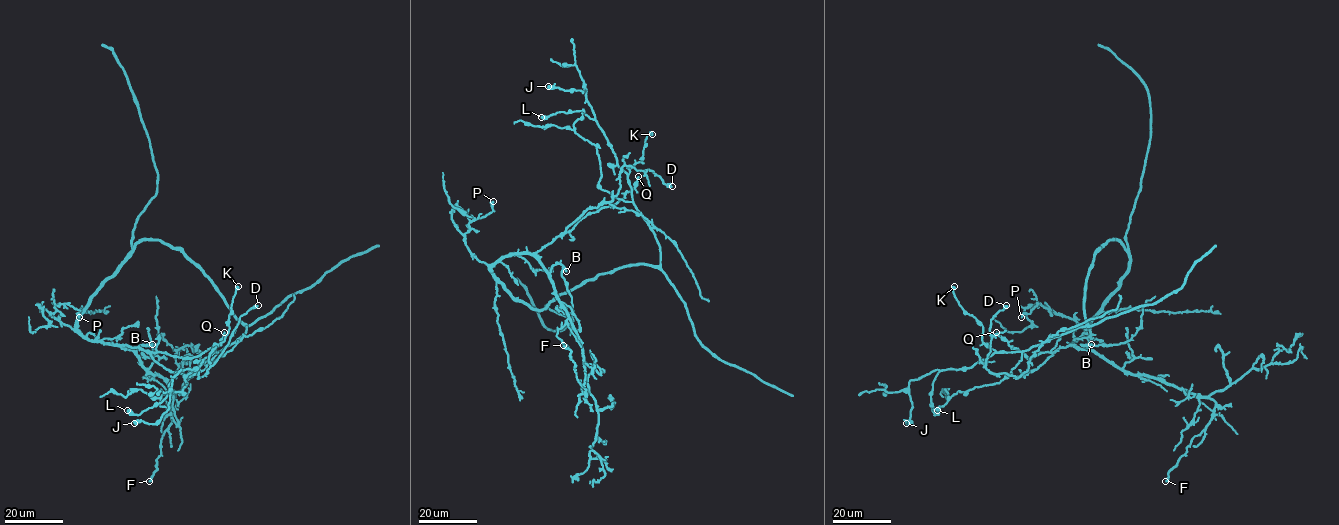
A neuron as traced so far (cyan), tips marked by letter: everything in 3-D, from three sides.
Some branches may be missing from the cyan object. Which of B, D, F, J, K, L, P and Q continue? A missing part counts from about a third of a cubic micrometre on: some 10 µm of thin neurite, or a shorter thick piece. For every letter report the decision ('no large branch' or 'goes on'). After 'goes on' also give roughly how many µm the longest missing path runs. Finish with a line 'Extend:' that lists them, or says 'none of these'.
B: no large branch
D: no large branch
F: no large branch
J: no large branch
K: no large branch
L: no large branch
P: no large branch
Q: no large branch
Extend: none of these

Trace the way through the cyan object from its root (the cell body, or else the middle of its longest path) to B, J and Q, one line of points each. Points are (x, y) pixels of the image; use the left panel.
B: (129, 254), (90, 299), (77, 321), (77, 330), (90, 340), (117, 344), (135, 351), (140, 345), (152, 344)
J: (129, 254), (146, 239), (178, 248), (246, 326), (235, 342), (197, 368), (179, 371), (159, 420), (134, 423)
Q: (129, 254), (90, 299), (78, 319), (77, 330), (83, 335), (90, 340), (191, 358), (218, 346), (224, 332)

